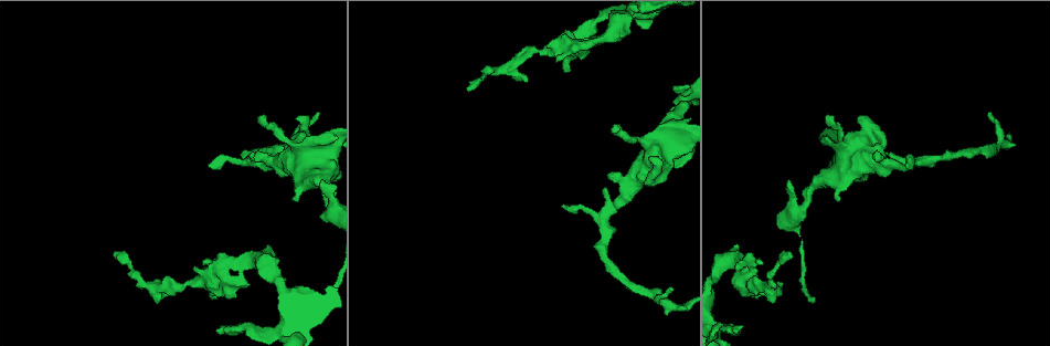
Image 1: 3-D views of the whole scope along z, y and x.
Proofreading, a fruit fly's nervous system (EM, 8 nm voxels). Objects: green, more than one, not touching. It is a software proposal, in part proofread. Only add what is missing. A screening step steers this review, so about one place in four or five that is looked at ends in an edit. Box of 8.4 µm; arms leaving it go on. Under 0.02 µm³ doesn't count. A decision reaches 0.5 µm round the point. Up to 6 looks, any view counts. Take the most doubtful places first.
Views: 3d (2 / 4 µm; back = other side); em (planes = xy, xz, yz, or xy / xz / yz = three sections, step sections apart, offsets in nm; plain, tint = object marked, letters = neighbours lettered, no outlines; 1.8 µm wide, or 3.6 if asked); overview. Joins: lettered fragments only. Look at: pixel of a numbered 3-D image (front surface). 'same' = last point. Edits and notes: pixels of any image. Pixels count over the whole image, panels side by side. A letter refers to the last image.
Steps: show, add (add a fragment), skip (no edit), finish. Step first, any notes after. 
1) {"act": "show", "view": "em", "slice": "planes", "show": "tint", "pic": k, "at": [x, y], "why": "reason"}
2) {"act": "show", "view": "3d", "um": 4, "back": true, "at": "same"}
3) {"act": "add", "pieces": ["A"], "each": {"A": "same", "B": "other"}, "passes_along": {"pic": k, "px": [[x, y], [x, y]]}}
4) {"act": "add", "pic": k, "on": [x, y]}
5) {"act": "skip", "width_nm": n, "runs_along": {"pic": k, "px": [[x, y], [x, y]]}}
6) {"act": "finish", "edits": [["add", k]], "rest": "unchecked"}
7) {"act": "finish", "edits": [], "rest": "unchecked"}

{"act": "show", "view": "em", "slice": "yz", "step": 16, "show": "letters", "pic": 1, "at": [217, 328], "why": "an open end"}

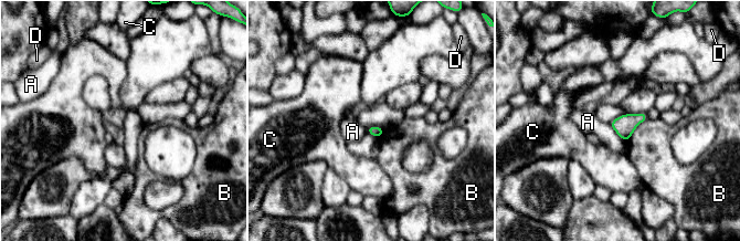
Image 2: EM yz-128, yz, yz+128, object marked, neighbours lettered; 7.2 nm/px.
{"act": "show", "view": "em", "slice": "planes", "show": "letters", "at": "same", "why": "another direction"}

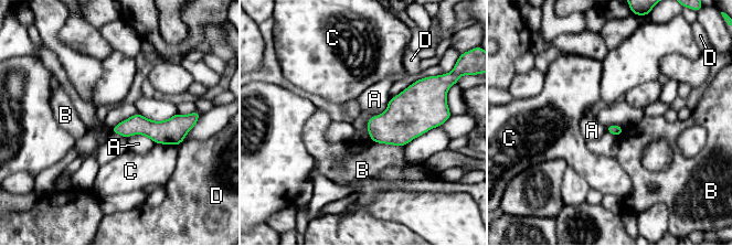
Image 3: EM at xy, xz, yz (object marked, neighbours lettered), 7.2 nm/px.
{"act": "skip", "longest_contact_nm": ["B", 240], "each": {"A": "other", "B": "other", "C": "other", "D": "other"}, "runs_along": {"pic": 3, "px": [[182, 117], [171, 128], [115, 129]]}, "found": "no lettered fragment goes on from it"}

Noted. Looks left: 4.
{"act": "show", "view": "em", "slice": "planes", "show": "tint", "pic": 1, "at": [790, 253], "why": "tapers out"}

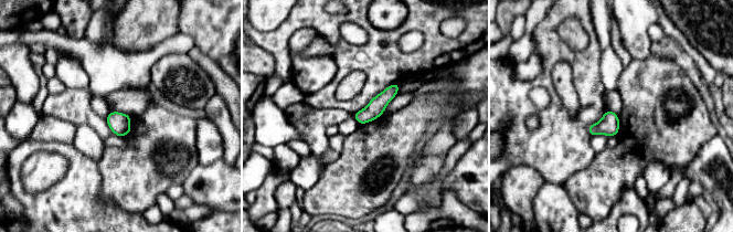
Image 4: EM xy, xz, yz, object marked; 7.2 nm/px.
{"act": "show", "view": "em", "slice": "planes", "show": "letters", "at": "same"}

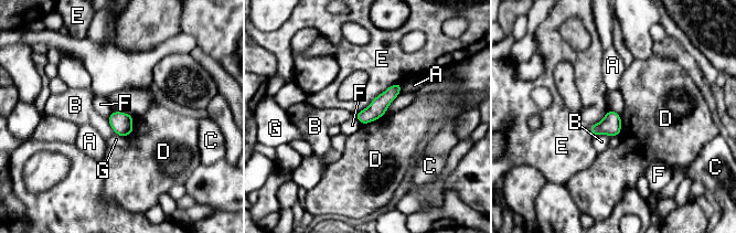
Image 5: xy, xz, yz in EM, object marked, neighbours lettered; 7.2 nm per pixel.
{"act": "skip", "width_nm": 130, "each": {"A": "other", "B": "other", "C": "other", "D": "other", "E": "other", "F": "other", "G": "other"}, "runs_along": {"pic": 5, "px": [[397, 86], [369, 115], [359, 116]]}, "found": "no lettered fragment goes on from it"}

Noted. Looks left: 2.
{"act": "show", "view": "em", "slice": "planes", "show": "plain", "pic": 1, "at": [323, 182], "why": "an open end"}

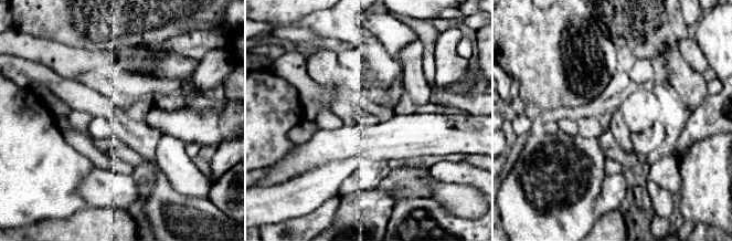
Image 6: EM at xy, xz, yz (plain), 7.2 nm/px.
{"act": "show", "view": "em", "slice": "planes", "show": "letters", "at": "same"}

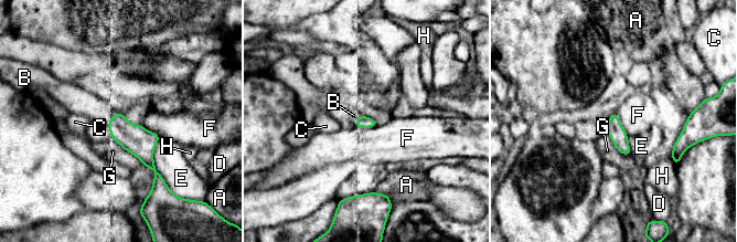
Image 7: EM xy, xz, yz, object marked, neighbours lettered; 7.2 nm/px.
{"act": "add", "pic": 7, "on": [82, 102], "width_nm": 100, "longest_contact_nm": ["E", 340], "each": {"A": "other", "B": "same", "C": "other", "D": "other", "E": "other", "F": "other", "G": "other", "H": "other"}, "found": "the neuron continues"}

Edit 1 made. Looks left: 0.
{"act": "finish", "edits": [["add", 7]], "rest": "unchecked"}

